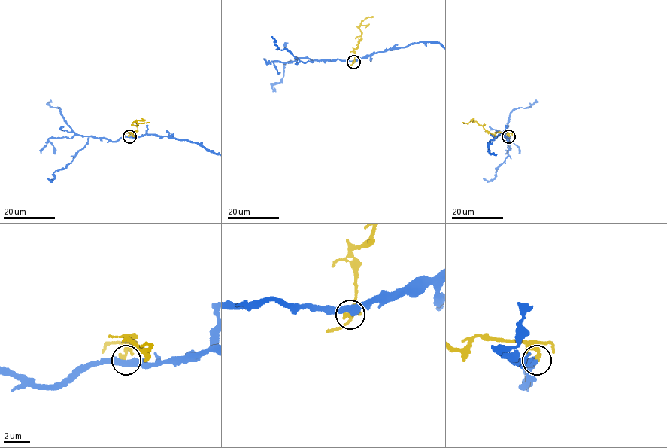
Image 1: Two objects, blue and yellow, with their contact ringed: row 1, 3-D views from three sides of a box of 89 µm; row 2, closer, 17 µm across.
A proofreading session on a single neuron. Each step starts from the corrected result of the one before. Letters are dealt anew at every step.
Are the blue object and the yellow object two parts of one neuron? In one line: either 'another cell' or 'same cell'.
another cell

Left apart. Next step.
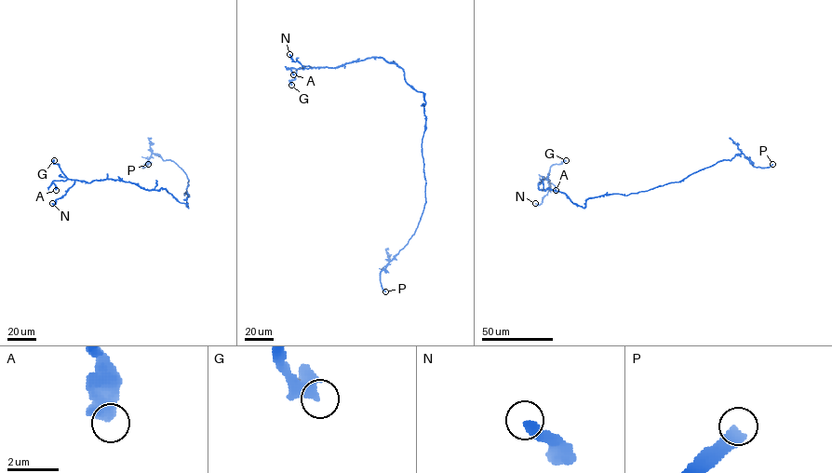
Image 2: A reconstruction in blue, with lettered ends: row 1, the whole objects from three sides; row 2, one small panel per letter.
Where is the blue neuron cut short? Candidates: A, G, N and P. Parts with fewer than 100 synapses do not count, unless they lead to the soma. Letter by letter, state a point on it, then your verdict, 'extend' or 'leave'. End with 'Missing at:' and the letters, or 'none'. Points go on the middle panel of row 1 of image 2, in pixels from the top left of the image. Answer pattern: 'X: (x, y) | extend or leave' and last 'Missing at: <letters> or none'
A: (293, 74) | leave
G: (291, 85) | leave
N: (289, 54) | leave
P: (385, 291) | extend
Missing at: P

